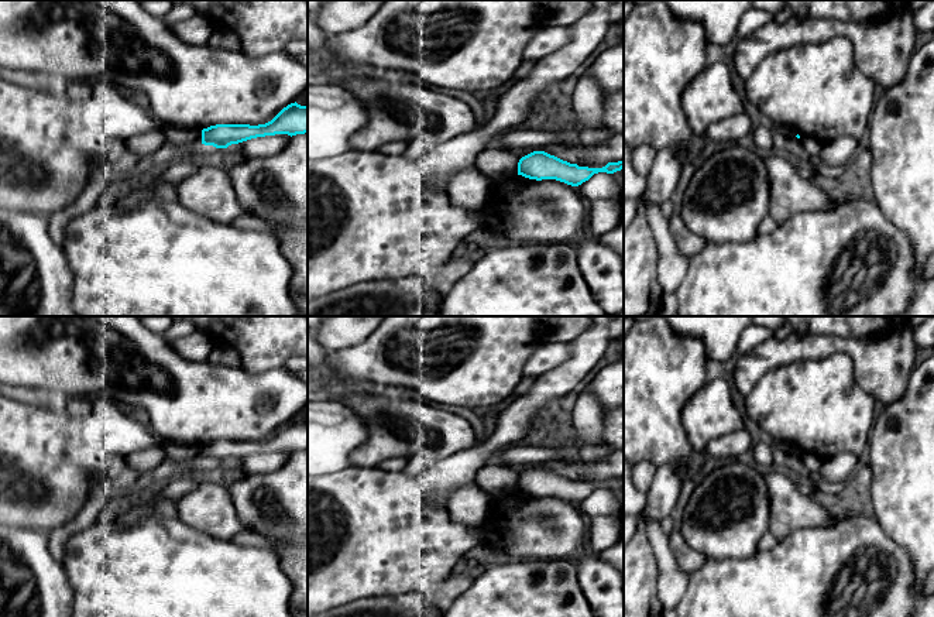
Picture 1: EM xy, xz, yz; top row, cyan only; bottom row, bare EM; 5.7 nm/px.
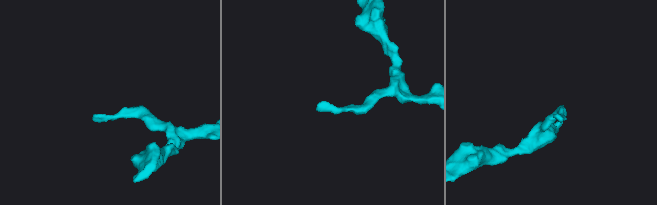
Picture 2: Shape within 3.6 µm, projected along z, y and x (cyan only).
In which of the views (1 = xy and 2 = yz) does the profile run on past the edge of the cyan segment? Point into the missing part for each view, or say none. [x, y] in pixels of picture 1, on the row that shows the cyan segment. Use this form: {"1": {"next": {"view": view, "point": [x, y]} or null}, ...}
{"1": {"next": null}, "2": {"next": null}}

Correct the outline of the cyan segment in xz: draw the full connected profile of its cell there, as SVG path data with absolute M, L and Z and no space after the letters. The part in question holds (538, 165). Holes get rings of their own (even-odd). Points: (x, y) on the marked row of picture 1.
M533 151L522 157L518 162L518 175L529 179L556 179L571 186L578 186L588 181L594 174L614 174L624 168L624 161L608 162L602 168L578 167L545 151Z

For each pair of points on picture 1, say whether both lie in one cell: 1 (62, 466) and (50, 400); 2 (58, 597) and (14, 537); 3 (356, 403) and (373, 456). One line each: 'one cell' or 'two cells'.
1: two cells
2: one cell
3: one cell

